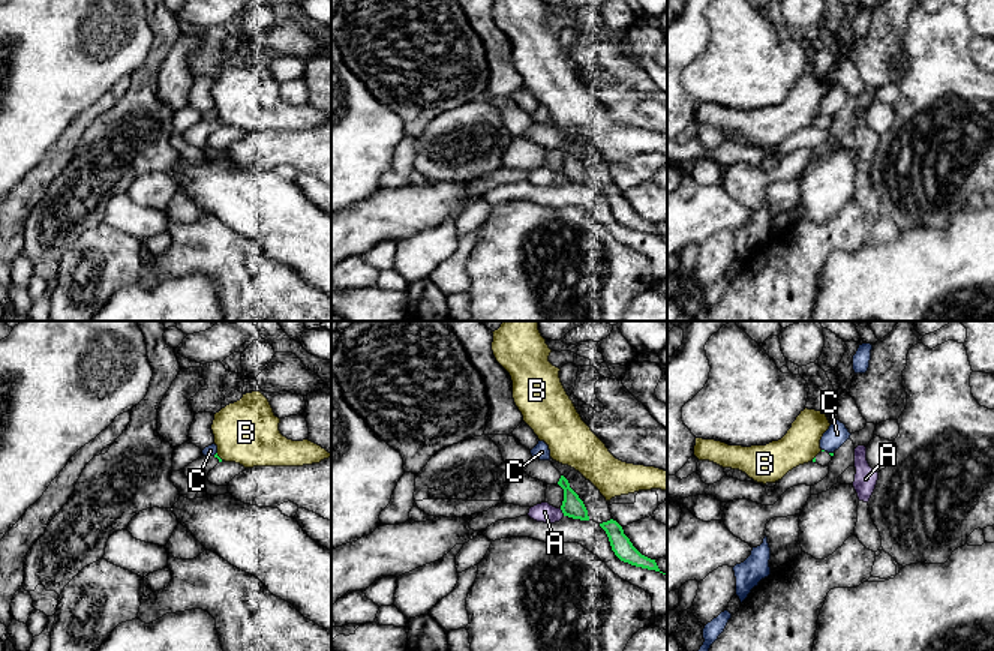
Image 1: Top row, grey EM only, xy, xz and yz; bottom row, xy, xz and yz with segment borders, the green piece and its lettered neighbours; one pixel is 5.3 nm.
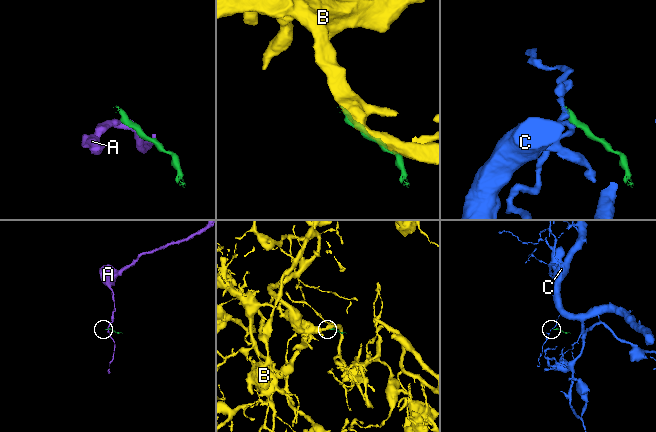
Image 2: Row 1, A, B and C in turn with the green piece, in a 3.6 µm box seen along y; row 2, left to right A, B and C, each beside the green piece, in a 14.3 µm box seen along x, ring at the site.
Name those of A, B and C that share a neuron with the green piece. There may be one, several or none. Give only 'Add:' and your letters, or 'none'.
Add: none

